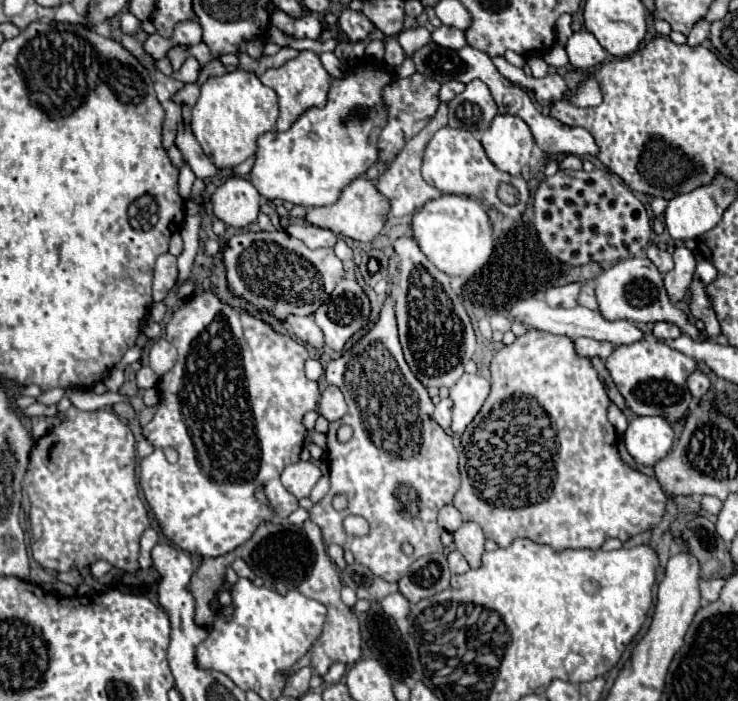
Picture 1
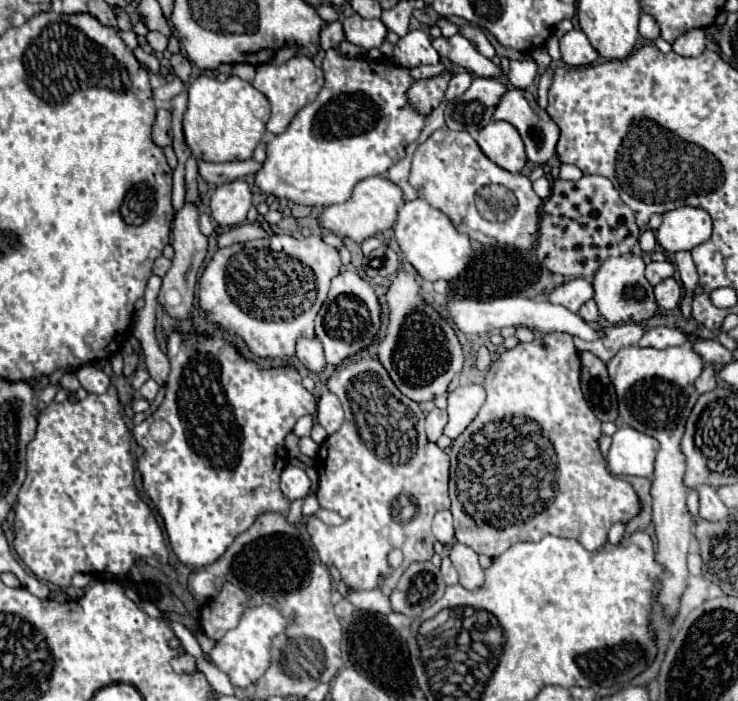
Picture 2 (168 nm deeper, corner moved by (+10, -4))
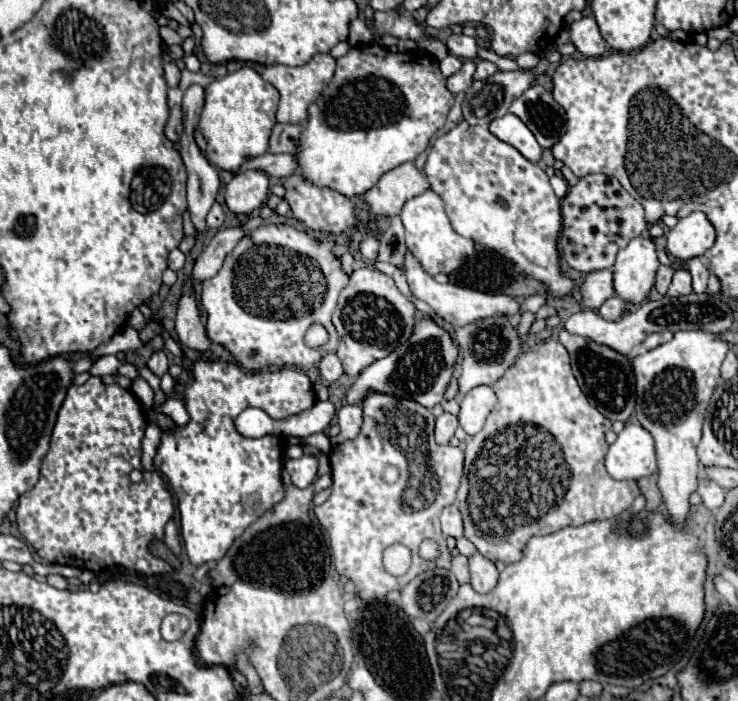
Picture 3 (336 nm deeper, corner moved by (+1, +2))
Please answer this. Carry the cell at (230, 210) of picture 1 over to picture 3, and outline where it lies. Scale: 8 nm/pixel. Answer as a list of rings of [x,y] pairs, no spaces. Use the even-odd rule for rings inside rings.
[[[261,170],[235,174],[225,188],[225,204],[235,214],[251,214],[267,200],[269,178]]]

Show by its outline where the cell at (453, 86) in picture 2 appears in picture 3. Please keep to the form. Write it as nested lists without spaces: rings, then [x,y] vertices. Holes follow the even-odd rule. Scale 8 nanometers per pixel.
[[[477,60],[477,68],[475,68],[475,74],[473,74],[473,80],[485,80],[487,76],[495,74],[499,68],[493,64],[493,62],[487,62],[487,60]]]

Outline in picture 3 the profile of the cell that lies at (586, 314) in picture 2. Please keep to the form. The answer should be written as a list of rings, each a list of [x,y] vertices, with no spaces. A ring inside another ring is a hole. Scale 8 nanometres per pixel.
[[[611,296],[611,298],[607,298],[601,304],[601,308],[597,310],[597,314],[603,316],[605,320],[619,320],[623,316],[623,312],[625,312],[625,306],[627,304],[619,296]]]

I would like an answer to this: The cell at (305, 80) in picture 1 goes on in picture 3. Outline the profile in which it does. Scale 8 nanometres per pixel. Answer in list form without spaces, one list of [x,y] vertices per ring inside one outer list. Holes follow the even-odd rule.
[[[315,54],[307,64],[303,66],[283,66],[276,64],[263,66],[260,75],[273,84],[279,94],[279,110],[277,110],[277,122],[287,122],[287,124],[303,124],[307,118],[307,108],[313,104],[313,100],[319,98],[321,90],[329,84],[335,72],[335,58],[331,54]]]

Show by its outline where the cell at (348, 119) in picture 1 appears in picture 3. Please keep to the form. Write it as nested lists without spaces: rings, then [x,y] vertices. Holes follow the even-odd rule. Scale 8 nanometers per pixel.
[[[371,44],[371,46],[355,46],[351,48],[345,56],[337,58],[337,70],[335,70],[335,76],[333,80],[323,88],[321,92],[321,98],[317,102],[313,102],[309,106],[309,116],[307,116],[307,124],[303,126],[303,132],[301,132],[301,140],[299,140],[299,146],[297,146],[297,152],[295,152],[295,162],[297,162],[297,172],[309,180],[311,184],[319,186],[319,188],[331,188],[331,190],[337,190],[339,194],[351,198],[351,196],[361,196],[365,194],[369,188],[373,188],[373,184],[379,180],[381,174],[393,170],[395,166],[403,164],[403,162],[413,162],[429,144],[431,136],[445,124],[445,116],[449,112],[449,104],[453,104],[453,94],[445,88],[445,76],[439,72],[439,62],[433,60],[433,56],[429,56],[427,52],[389,52],[387,48],[381,48],[377,44]]]

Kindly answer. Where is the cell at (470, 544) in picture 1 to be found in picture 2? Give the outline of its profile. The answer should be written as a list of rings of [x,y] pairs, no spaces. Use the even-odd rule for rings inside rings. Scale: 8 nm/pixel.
[[[456,542],[450,552],[450,560],[460,576],[460,584],[466,590],[478,590],[484,584],[484,570],[478,562],[478,554],[472,548]]]

